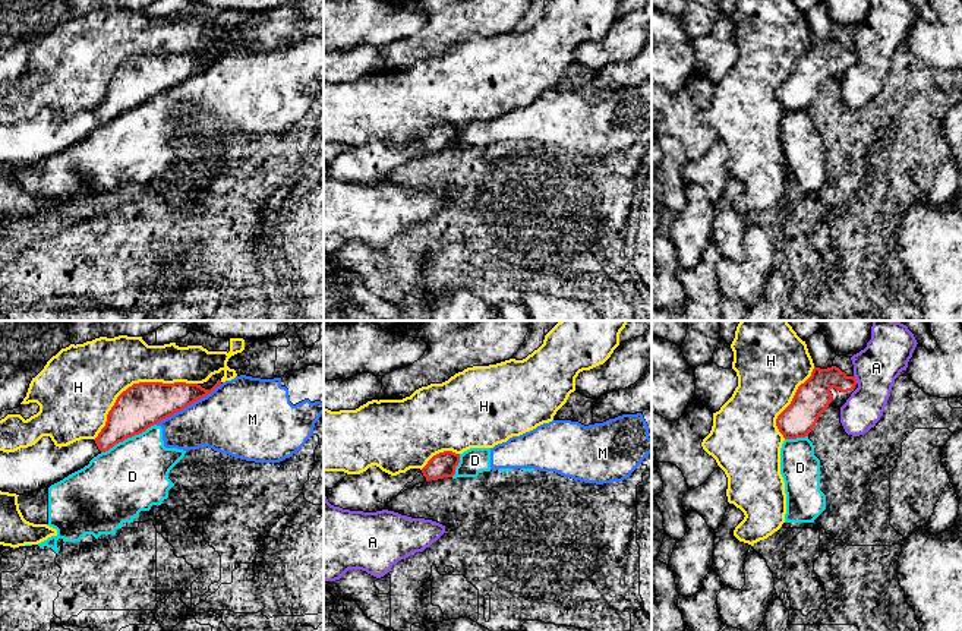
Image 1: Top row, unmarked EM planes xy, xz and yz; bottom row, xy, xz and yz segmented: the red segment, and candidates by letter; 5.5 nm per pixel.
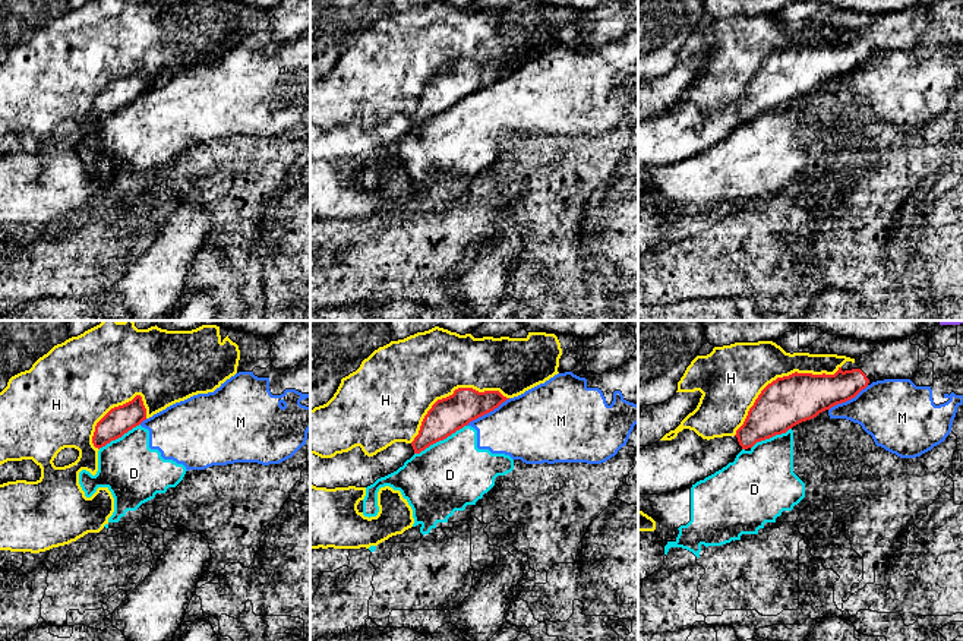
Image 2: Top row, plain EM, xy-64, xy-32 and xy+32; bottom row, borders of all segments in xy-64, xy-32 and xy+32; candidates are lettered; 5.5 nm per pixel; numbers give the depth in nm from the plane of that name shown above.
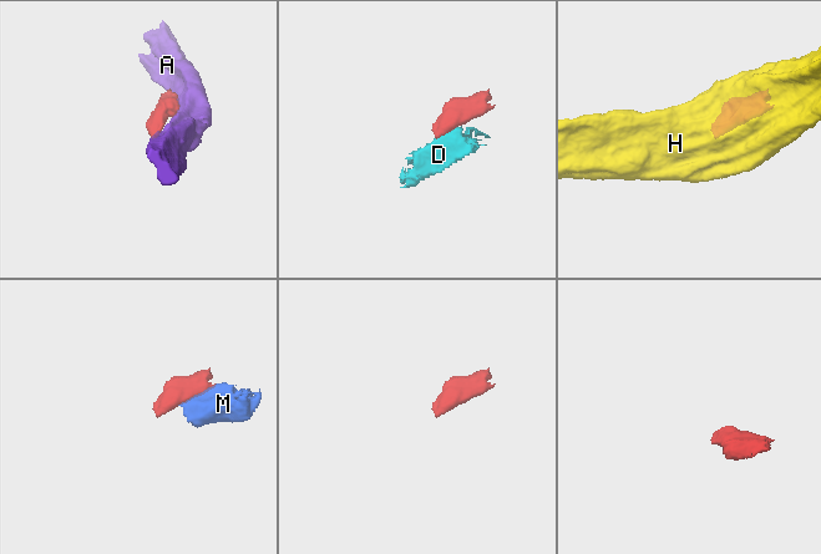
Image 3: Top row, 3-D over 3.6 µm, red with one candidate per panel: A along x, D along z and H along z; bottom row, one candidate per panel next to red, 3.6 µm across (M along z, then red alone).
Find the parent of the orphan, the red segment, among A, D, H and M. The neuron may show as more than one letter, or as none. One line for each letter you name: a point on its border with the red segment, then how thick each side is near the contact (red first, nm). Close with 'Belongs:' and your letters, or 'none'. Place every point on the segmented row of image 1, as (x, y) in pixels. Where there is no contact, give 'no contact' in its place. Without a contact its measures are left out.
Belongs: none

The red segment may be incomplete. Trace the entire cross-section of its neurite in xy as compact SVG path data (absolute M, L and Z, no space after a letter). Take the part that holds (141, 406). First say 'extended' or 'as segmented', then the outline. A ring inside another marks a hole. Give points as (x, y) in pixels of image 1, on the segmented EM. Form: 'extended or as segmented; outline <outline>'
extended; outline M224 370L204 384L139 382L123 391L95 439L56 447L50 436L15 452L0 451L0 490L23 495L63 480L116 444L145 432L220 387Z

